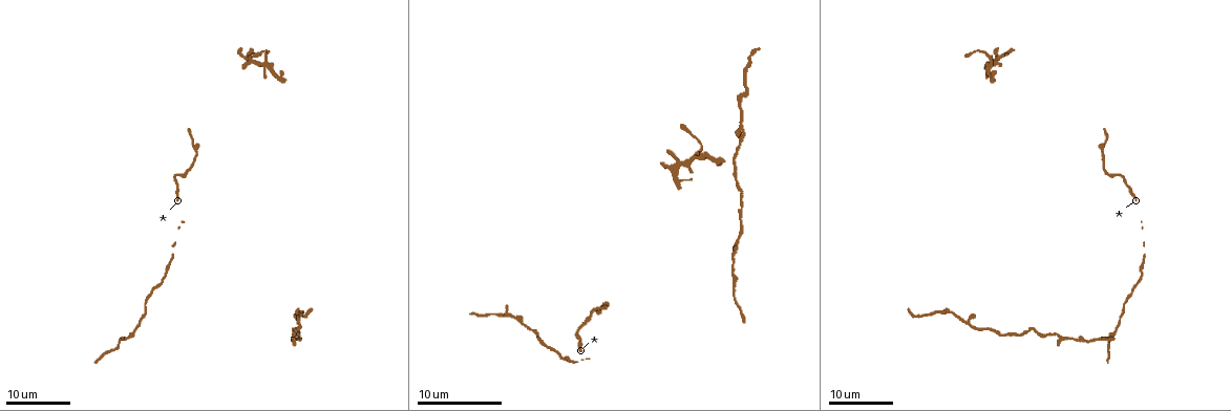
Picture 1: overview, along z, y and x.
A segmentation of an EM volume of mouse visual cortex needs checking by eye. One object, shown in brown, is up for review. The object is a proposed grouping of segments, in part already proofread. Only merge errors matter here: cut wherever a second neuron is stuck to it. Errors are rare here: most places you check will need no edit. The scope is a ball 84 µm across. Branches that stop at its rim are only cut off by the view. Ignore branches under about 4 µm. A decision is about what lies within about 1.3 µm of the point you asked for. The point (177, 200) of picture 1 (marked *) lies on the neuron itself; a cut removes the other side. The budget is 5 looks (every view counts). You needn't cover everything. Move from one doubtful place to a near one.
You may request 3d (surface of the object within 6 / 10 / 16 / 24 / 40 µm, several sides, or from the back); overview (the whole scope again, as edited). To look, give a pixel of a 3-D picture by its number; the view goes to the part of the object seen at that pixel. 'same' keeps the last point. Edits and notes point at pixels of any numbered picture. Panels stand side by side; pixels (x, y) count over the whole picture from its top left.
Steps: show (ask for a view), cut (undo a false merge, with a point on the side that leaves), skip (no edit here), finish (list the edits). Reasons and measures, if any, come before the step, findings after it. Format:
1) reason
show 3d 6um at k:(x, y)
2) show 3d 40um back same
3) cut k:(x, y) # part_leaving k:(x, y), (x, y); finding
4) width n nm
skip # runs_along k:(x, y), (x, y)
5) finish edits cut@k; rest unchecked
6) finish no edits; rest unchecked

calibre changes
show 3d 24um at 1:(951, 311)

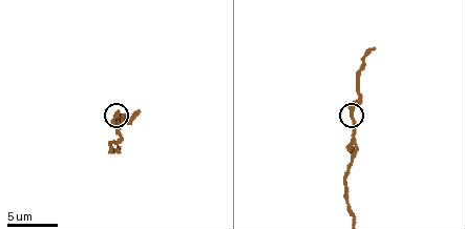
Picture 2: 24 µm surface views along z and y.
closer look
show 3d 6um at 2:(353, 115)

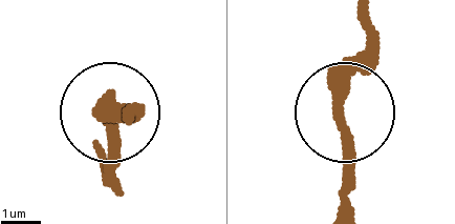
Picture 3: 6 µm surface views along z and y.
skip # continuous, no second neuron

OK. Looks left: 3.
a narrow waist
show 3d 16um at 2:(346, 202)

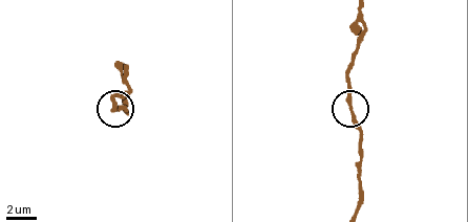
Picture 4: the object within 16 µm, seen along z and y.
show 3d 16um back at 4:(353, 105)

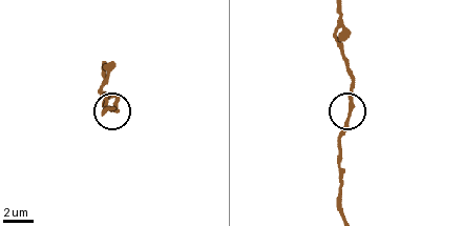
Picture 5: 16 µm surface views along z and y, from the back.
skip # one neuron here

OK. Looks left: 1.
finish no edits; rest unchecked

